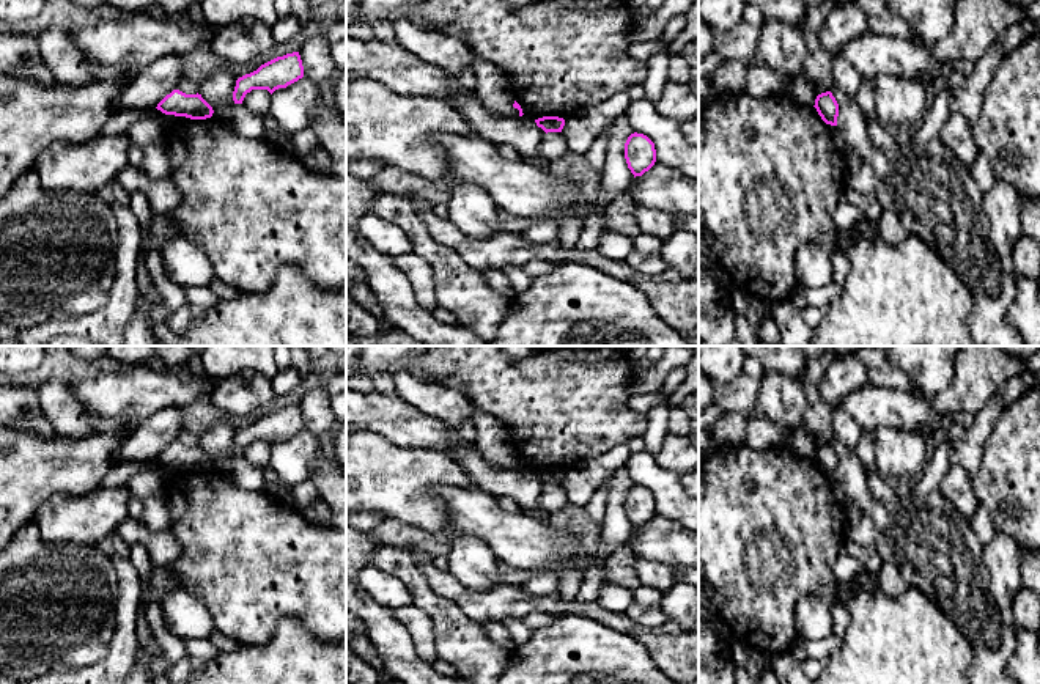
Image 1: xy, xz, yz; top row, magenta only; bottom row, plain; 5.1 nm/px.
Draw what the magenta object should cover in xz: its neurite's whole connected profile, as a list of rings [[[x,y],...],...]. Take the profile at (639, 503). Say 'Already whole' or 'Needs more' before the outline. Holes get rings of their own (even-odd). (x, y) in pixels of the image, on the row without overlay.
Already whole. [[[631,486],[625,495],[625,511],[634,530],[642,528],[656,514],[655,495],[644,486]]]

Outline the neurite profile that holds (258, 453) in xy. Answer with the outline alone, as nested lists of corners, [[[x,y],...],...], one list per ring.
[[[252,442],[245,447],[242,456],[253,465],[267,467],[272,454],[272,447],[267,442]]]

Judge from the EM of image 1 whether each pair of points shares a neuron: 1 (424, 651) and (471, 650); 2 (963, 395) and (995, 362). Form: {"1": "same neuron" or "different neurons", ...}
{"1": "different neurons", "2": "same neuron"}

